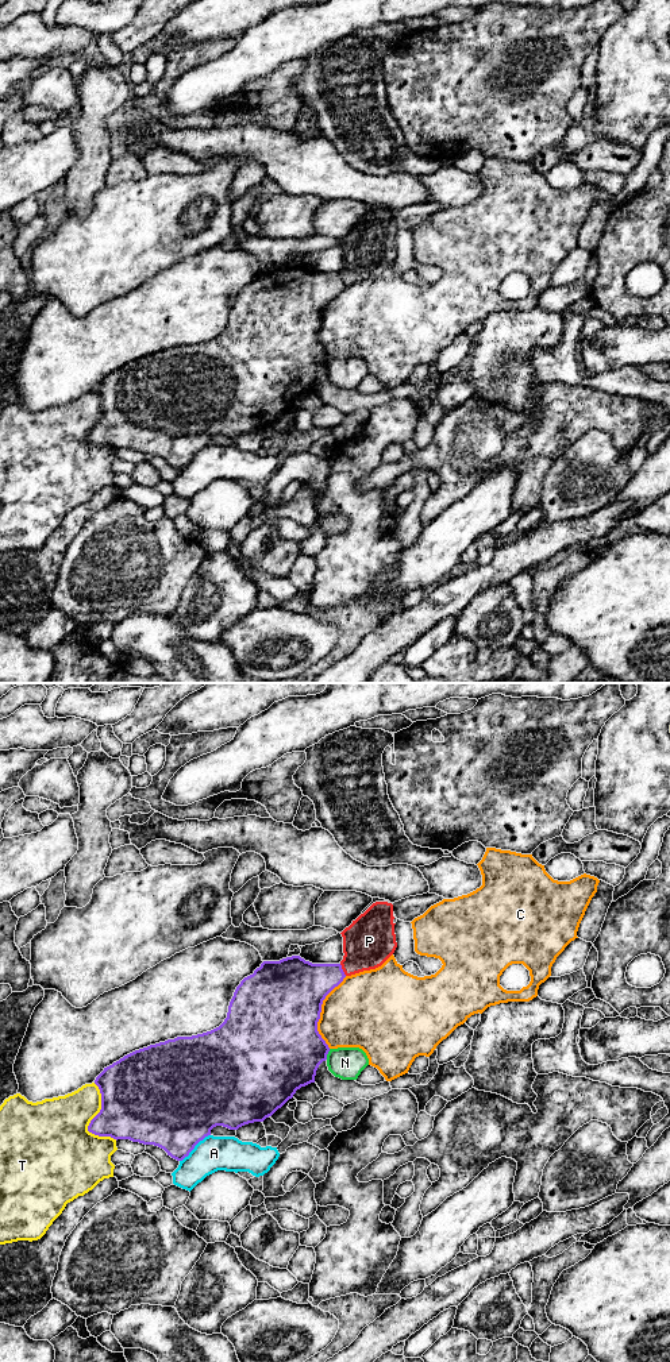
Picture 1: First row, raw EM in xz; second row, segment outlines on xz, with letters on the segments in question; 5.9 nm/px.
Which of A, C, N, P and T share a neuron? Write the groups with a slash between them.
A / C / N / P / T

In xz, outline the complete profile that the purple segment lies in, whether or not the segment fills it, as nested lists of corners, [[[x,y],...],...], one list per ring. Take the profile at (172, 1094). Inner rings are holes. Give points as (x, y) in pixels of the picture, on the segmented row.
[[[300,956],[263,961],[236,987],[227,1018],[219,1027],[150,1045],[104,1068],[95,1080],[101,1093],[101,1110],[91,1120],[88,1131],[116,1141],[154,1145],[182,1161],[216,1126],[238,1130],[249,1123],[263,1122],[292,1099],[297,1089],[315,1083],[316,1070],[330,1052],[317,1031],[321,1004],[344,977],[340,964],[312,964]]]

